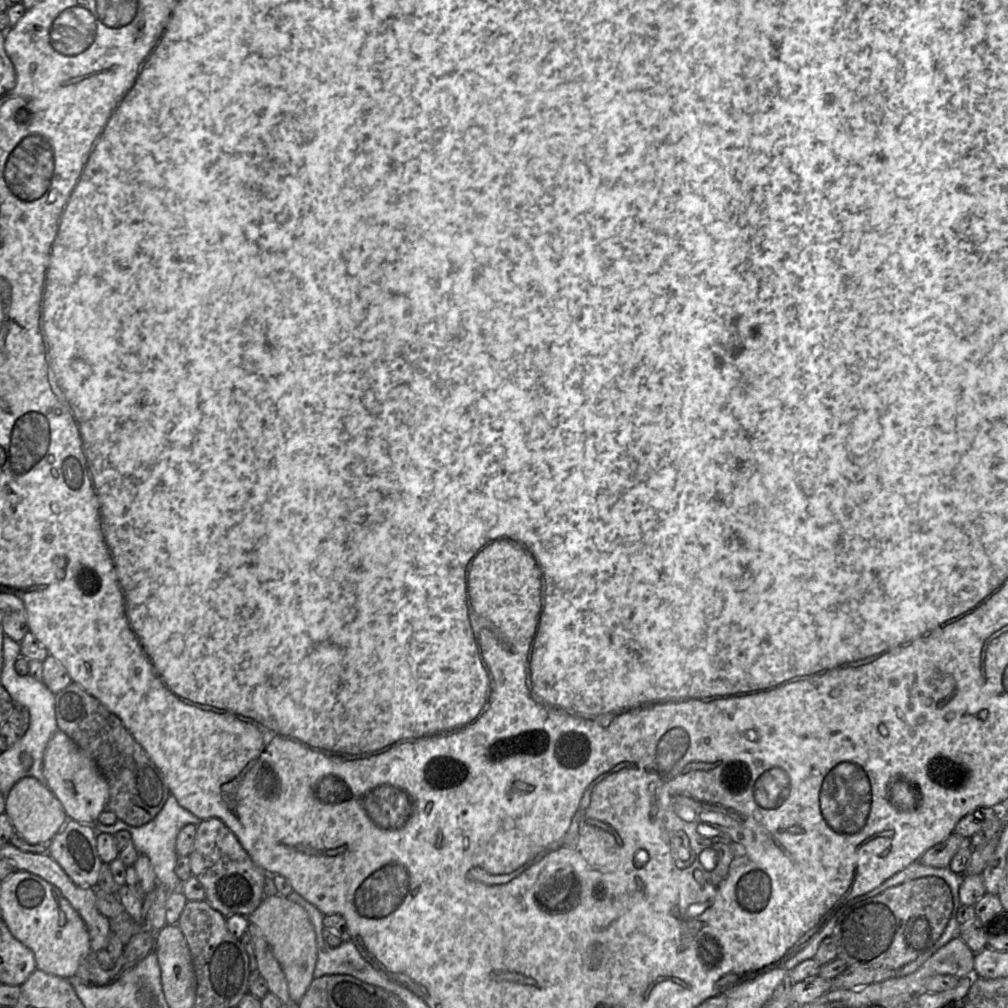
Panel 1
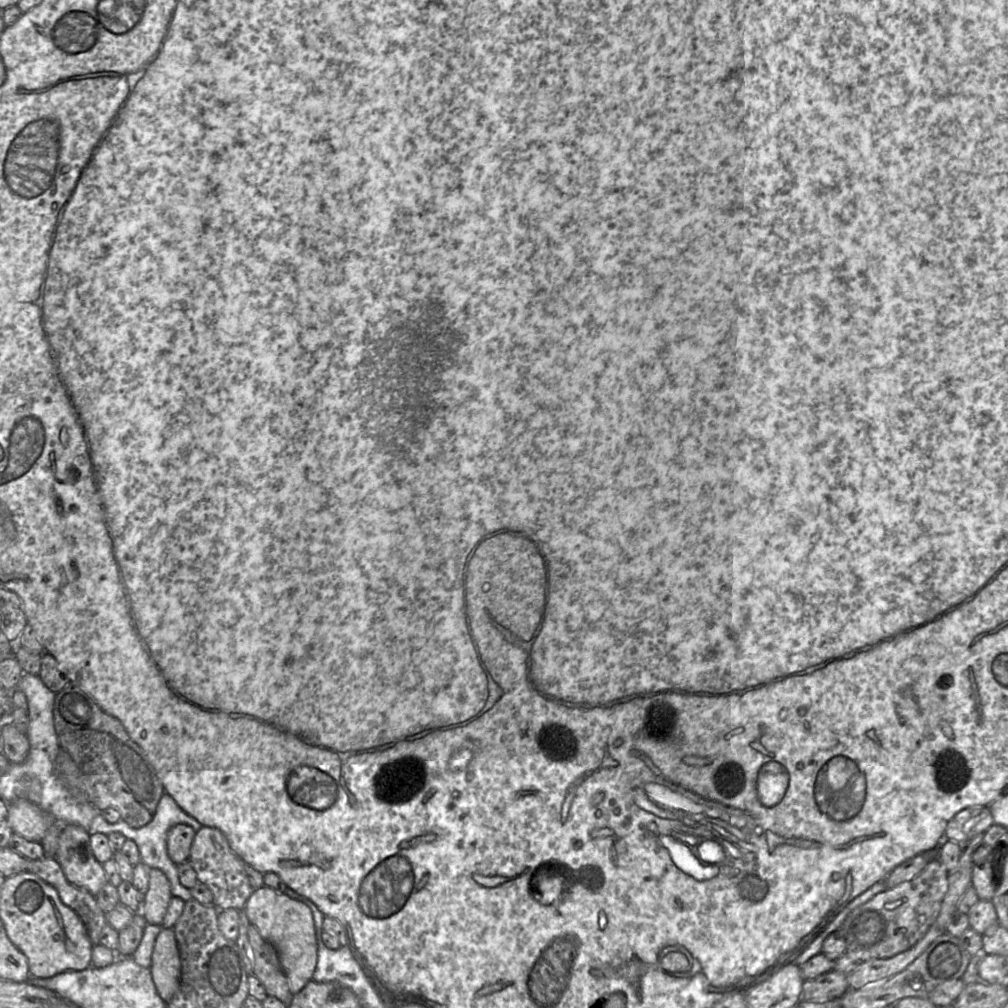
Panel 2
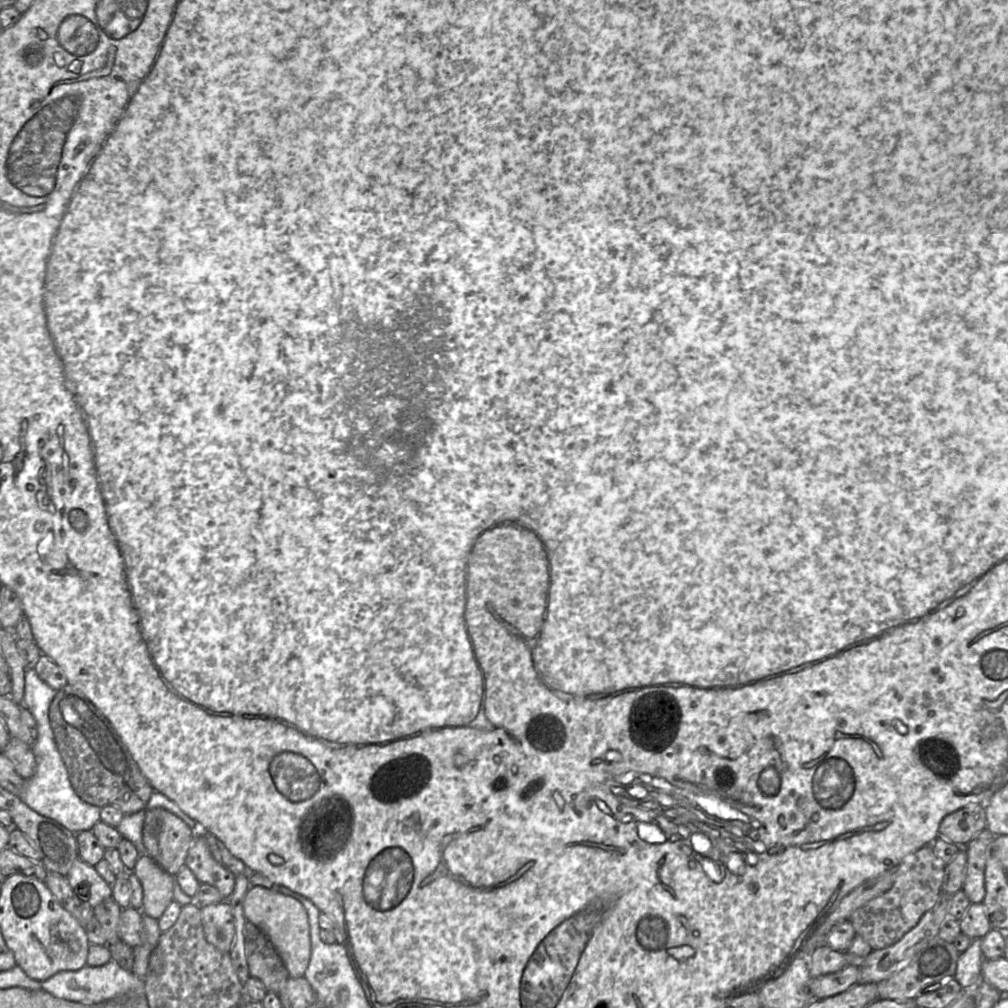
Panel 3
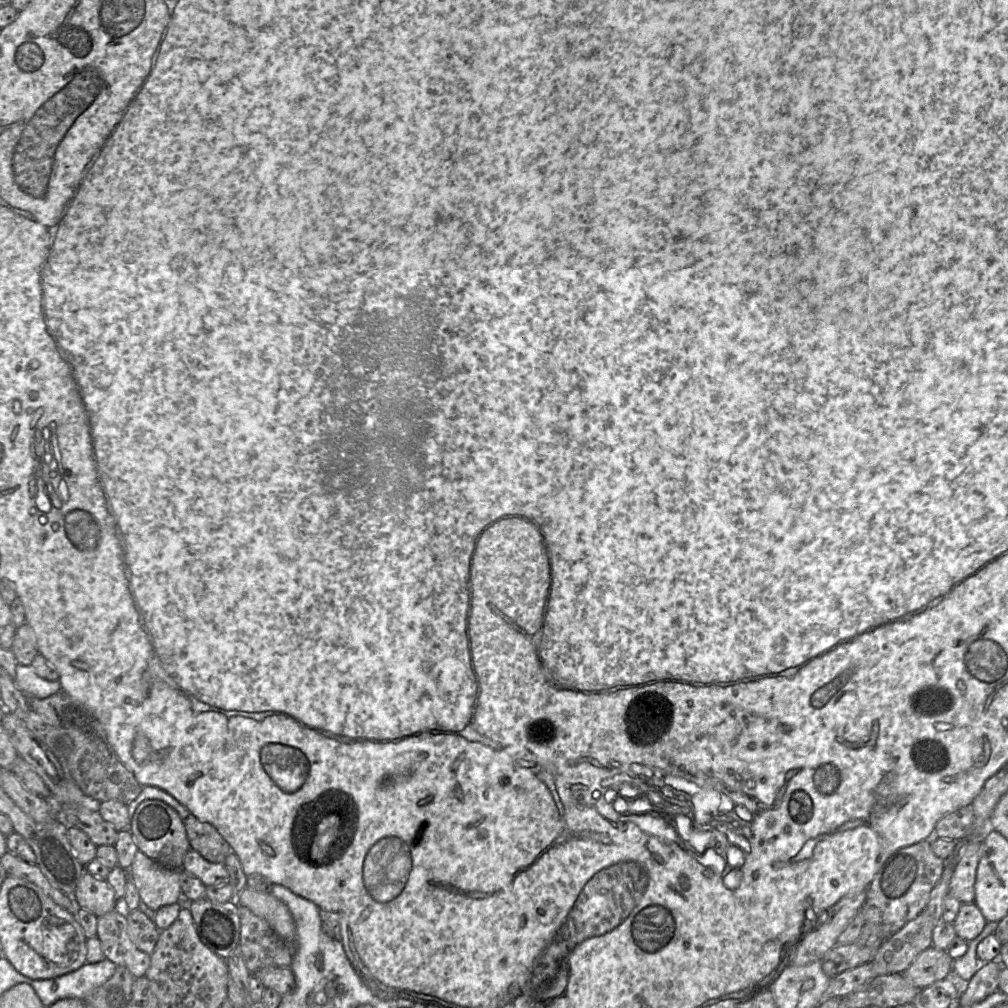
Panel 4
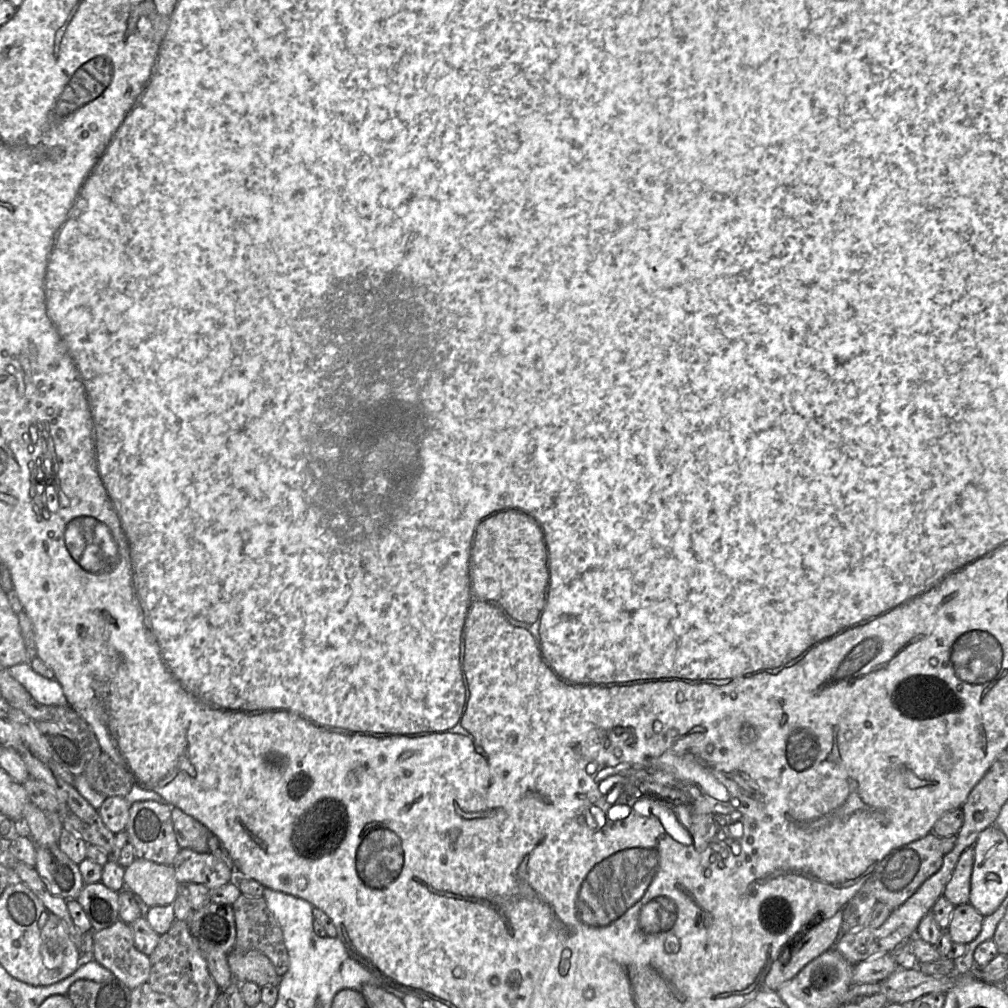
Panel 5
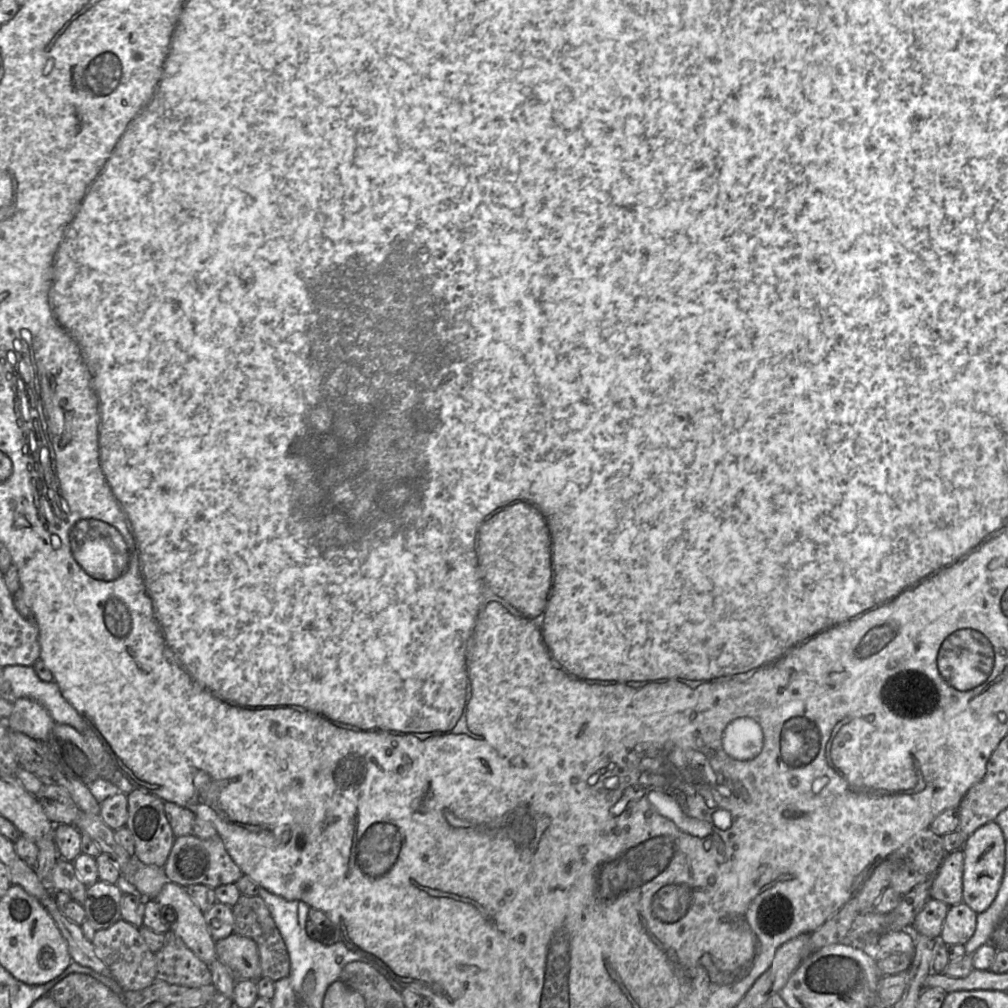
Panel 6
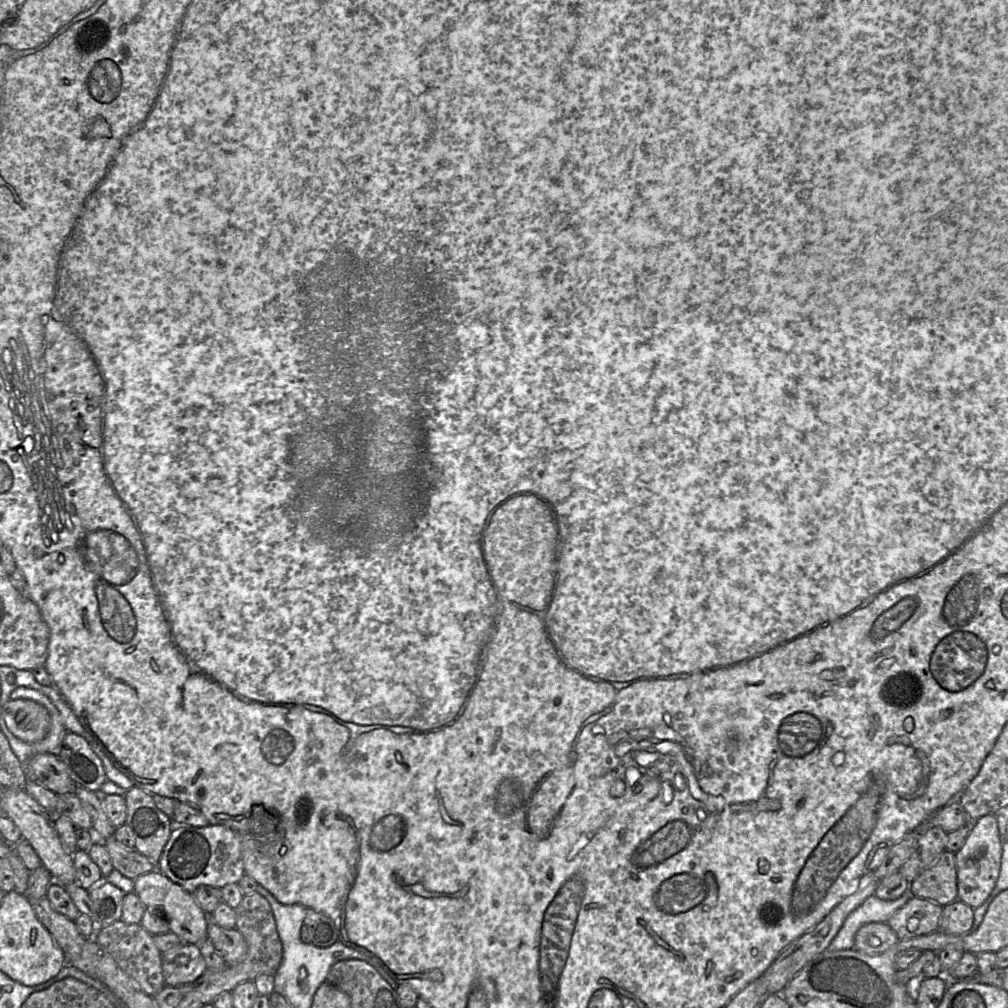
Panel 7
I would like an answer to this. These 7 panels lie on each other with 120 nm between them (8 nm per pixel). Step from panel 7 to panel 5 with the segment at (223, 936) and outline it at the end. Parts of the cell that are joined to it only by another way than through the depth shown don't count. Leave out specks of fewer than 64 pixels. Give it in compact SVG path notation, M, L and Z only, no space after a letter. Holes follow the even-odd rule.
M233 949L227 955L227 962L238 983L253 982L260 987L266 985L278 986L281 977L274 965L263 953L250 950L239 951Z

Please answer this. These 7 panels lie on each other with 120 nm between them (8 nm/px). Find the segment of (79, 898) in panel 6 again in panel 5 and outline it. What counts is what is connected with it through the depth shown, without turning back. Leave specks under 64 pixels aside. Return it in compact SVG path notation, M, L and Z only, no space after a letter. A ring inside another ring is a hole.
M58 844L53 846L36 846L35 850L35 869L45 881L50 891L65 900L77 900L80 892L85 886L79 866L60 850Z

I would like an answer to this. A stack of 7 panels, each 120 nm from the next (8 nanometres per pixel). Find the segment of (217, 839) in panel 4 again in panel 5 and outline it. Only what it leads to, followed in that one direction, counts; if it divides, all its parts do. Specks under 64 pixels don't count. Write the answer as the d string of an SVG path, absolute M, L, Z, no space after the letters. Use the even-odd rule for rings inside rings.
M176 807L172 808L171 817L180 849L209 853L208 838L212 833L203 824Z

